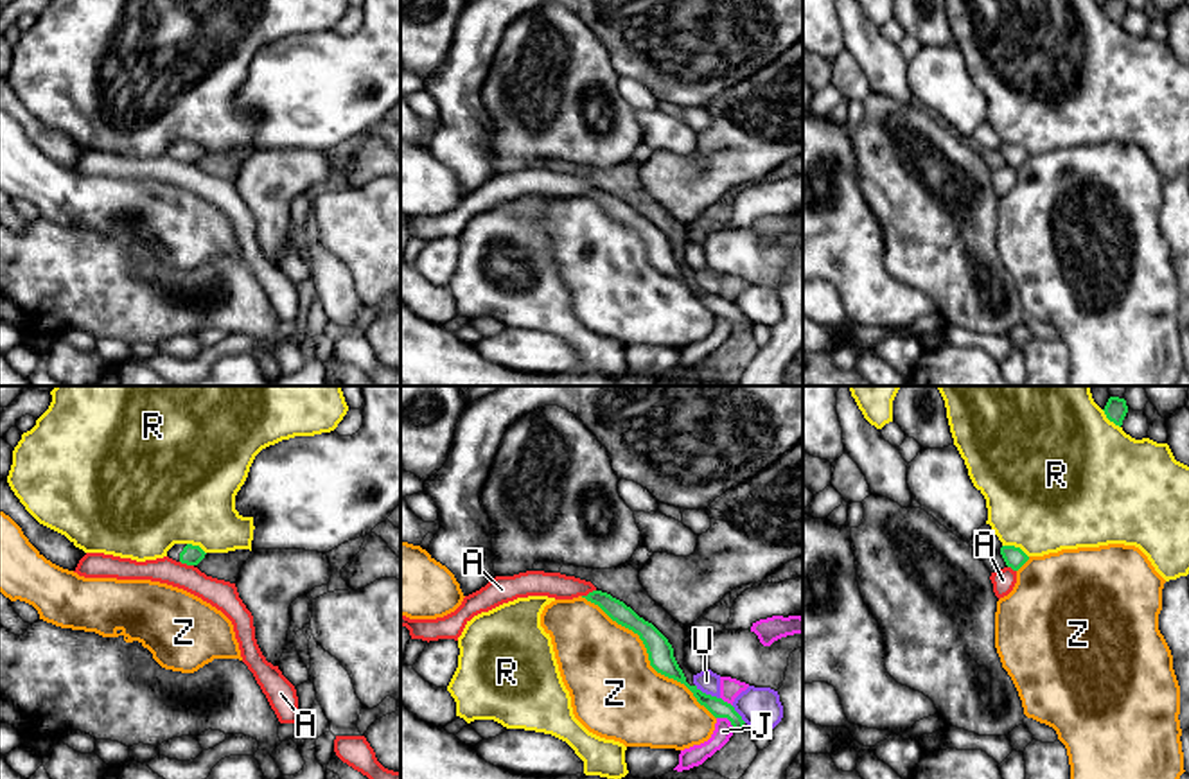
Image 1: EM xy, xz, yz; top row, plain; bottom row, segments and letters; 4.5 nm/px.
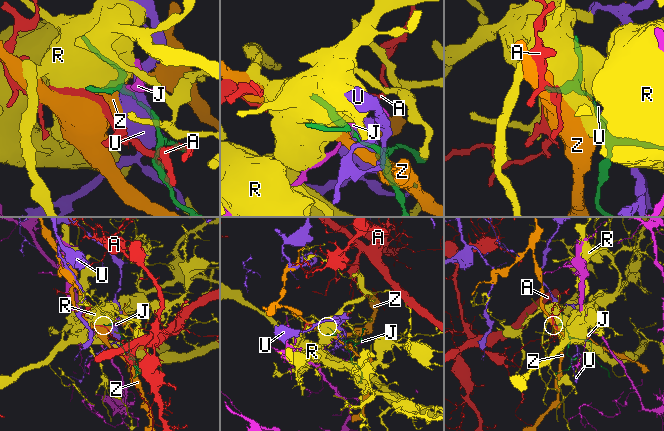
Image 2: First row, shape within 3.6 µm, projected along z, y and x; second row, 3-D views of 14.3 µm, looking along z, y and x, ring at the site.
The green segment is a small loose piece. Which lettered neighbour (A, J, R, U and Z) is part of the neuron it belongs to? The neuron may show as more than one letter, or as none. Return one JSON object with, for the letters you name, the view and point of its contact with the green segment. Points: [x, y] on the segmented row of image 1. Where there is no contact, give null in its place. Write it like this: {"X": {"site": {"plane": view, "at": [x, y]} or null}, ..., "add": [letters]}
{"add": []}

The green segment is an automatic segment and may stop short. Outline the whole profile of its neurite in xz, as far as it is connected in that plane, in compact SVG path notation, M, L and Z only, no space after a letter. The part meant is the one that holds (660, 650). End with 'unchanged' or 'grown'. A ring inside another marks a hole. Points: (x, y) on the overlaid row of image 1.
M593 591L582 598L598 605L618 625L638 634L647 648L650 666L657 673L684 684L693 693L697 702L704 705L715 718L727 718L733 725L733 732L740 732L744 729L745 722L731 704L724 702L722 698L706 695L697 686L690 686L686 682L686 677L674 657L672 644L652 623L639 617L630 607L607 592Z | unchanged

